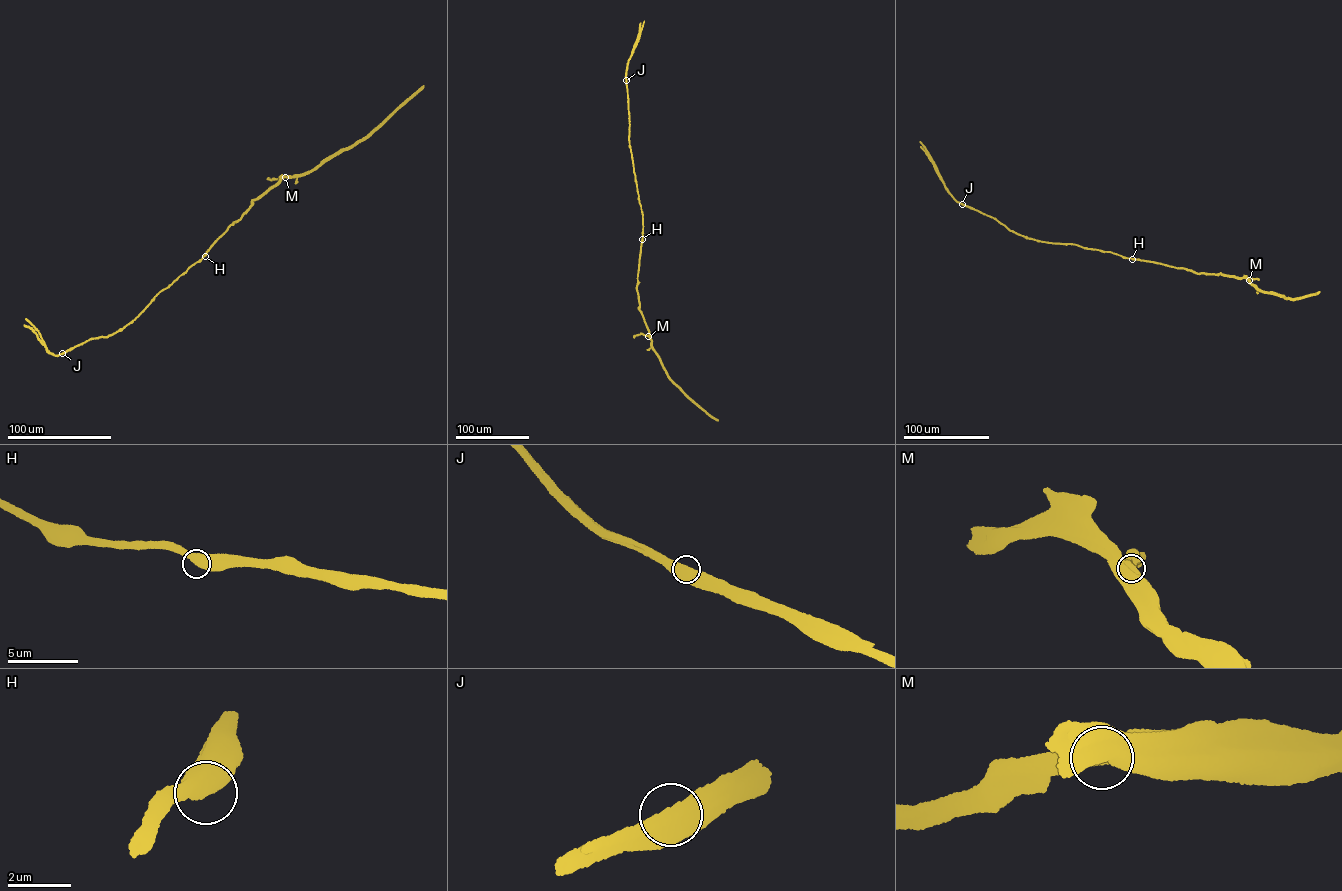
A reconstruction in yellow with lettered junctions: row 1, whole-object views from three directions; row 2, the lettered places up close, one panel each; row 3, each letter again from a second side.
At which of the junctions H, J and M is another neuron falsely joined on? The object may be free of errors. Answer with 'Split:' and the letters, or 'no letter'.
Split: J

